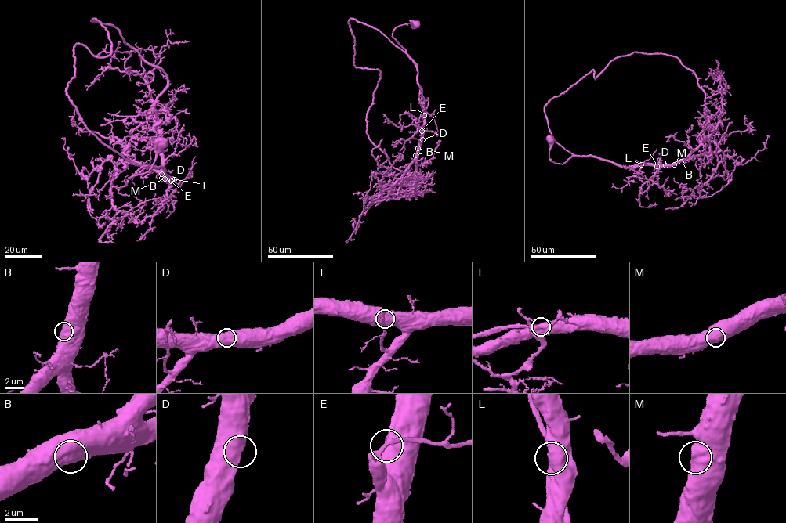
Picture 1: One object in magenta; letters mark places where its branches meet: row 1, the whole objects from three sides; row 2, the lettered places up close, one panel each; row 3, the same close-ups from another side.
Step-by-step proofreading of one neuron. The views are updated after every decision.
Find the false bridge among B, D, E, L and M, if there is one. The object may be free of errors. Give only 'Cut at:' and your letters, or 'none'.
Cut at: none

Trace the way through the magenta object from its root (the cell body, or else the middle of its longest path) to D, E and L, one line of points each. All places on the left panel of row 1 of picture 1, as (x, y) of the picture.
D: (161, 144), (152, 167), (128, 178), (143, 167), (161, 167), (168, 176), (167, 182), (172, 180)
E: (161, 144), (152, 167), (128, 178), (143, 167), (161, 167), (168, 176), (167, 182), (174, 178), (171, 181)
L: (161, 144), (152, 167), (128, 178), (142, 167), (147, 166), (161, 167), (168, 176), (167, 182), (174, 178)

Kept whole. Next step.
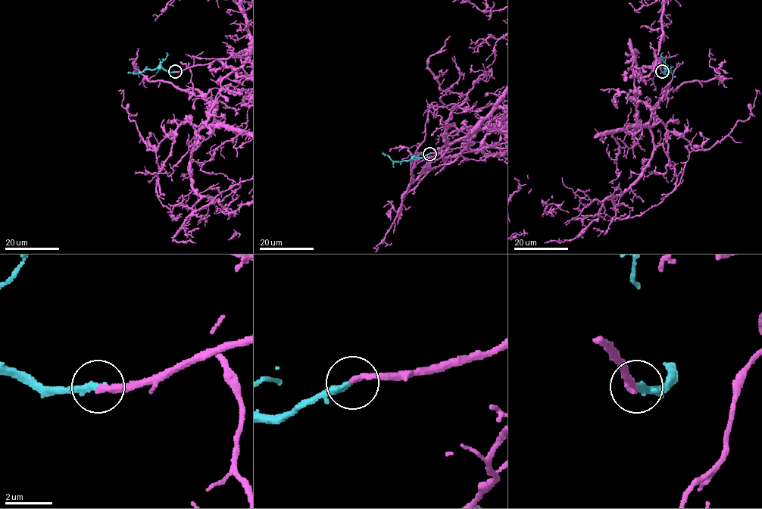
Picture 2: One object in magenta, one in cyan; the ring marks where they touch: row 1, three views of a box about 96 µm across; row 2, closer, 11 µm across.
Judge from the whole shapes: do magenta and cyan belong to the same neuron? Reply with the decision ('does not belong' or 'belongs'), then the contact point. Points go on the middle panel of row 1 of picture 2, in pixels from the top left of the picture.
belongs; at (429, 154)

